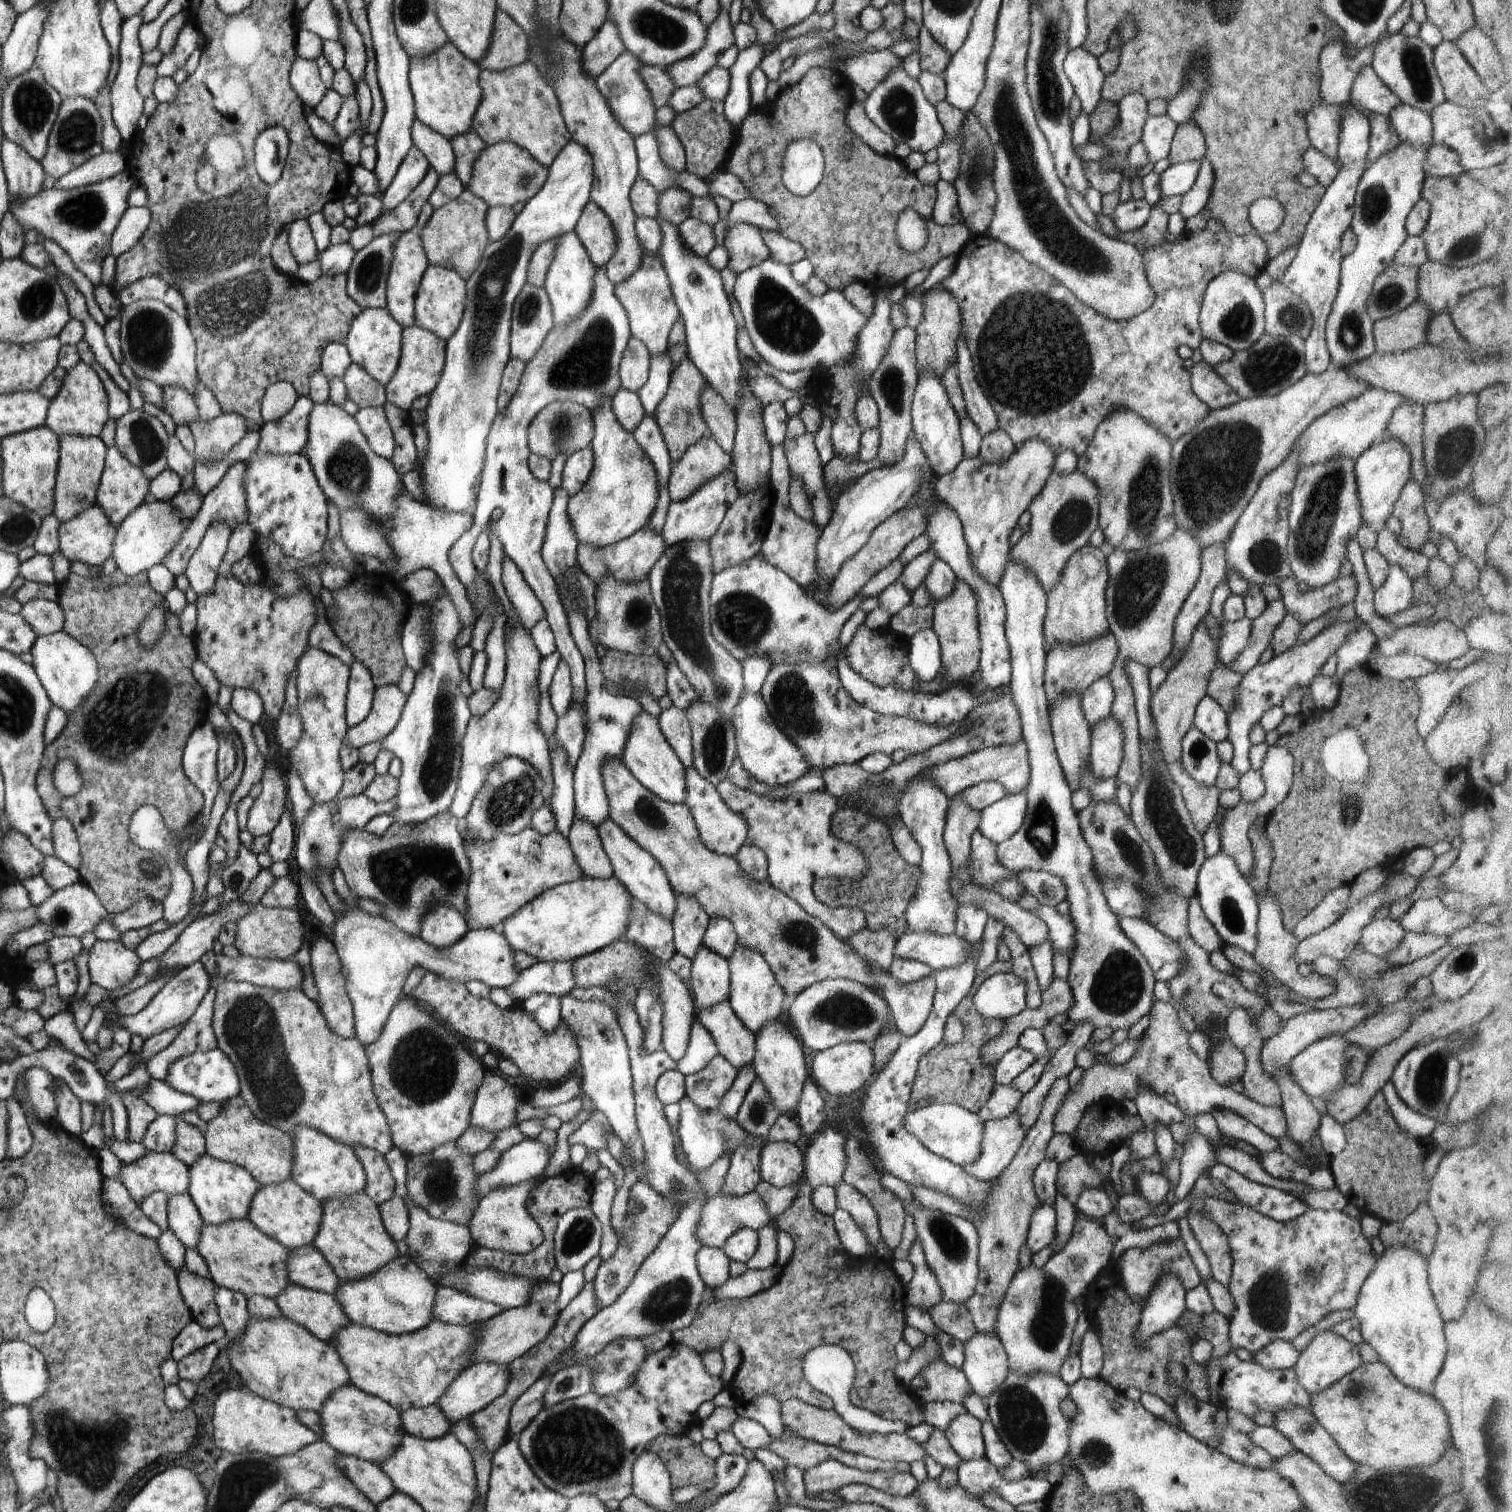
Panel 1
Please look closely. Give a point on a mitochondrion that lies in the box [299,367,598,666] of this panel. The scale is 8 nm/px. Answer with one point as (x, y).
(348, 468)

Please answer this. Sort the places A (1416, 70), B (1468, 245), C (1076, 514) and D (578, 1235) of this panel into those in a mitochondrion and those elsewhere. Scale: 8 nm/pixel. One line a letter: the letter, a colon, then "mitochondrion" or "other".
A: mitochondrion
B: mitochondrion
C: mitochondrion
D: mitochondrion

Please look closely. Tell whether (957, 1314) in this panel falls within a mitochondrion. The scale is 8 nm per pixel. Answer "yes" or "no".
no

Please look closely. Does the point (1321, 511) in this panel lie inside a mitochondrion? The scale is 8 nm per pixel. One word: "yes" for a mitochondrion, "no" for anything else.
yes

